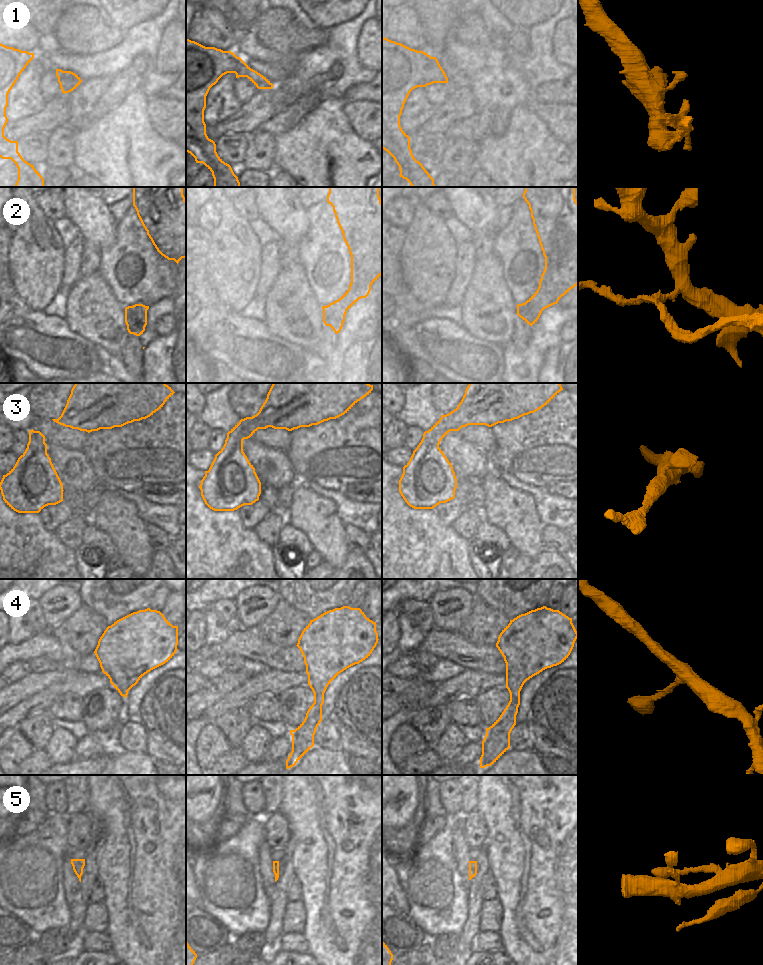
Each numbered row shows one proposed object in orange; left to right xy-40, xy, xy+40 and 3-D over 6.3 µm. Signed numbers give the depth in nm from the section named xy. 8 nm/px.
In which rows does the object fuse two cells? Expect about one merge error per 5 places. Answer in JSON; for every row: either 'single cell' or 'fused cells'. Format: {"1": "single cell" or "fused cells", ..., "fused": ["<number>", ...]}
{"1": "single cell", "2": "fused cells", "3": "single cell", "4": "single cell", "5": "single cell", "fused": ["2"]}

